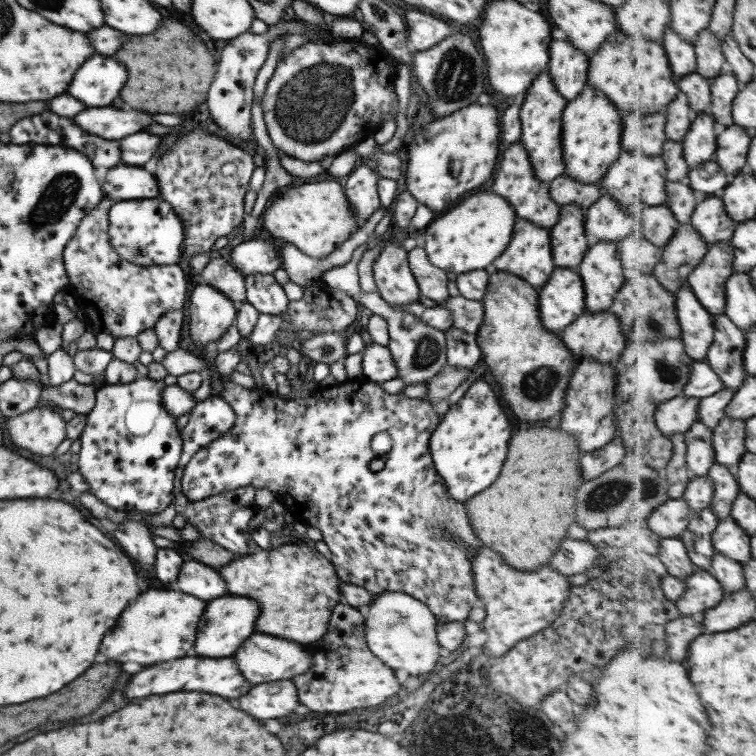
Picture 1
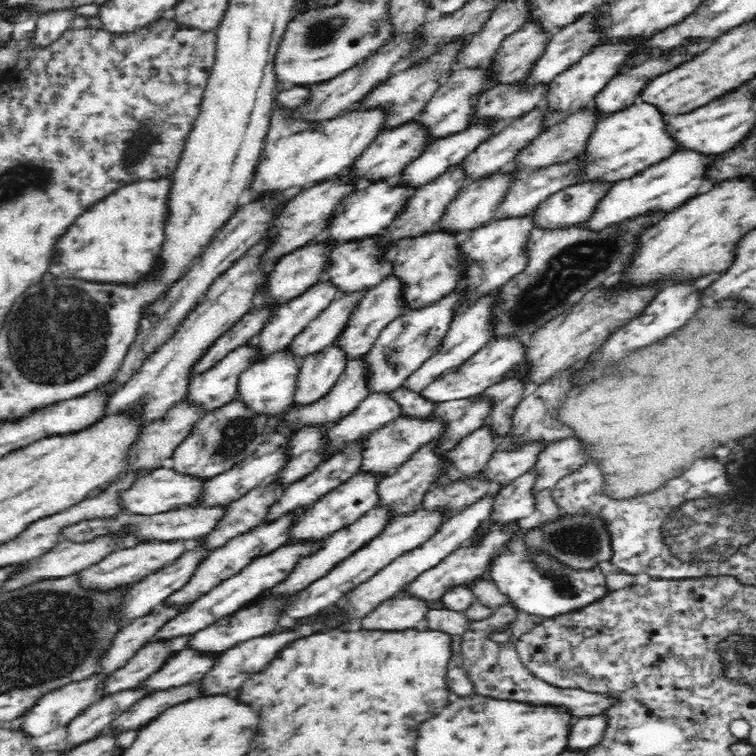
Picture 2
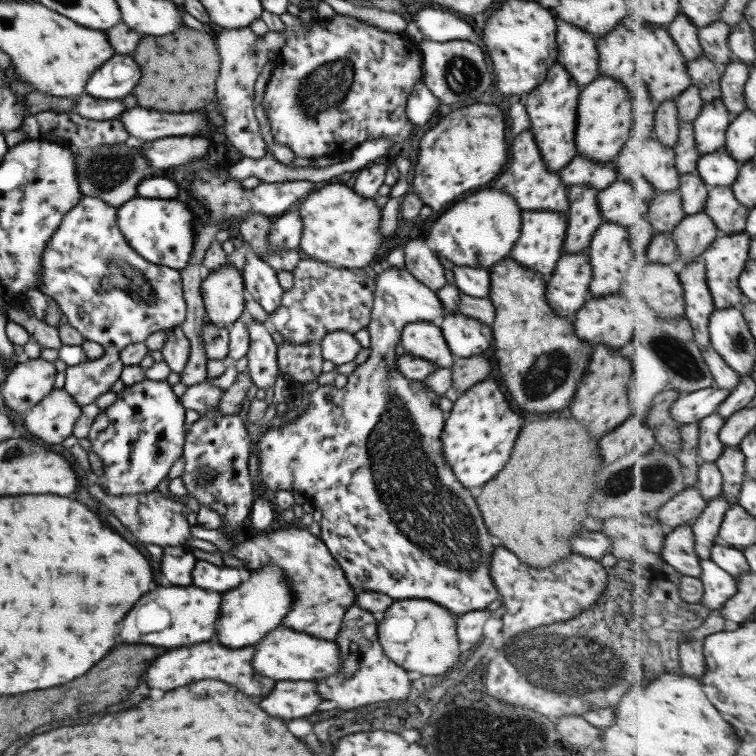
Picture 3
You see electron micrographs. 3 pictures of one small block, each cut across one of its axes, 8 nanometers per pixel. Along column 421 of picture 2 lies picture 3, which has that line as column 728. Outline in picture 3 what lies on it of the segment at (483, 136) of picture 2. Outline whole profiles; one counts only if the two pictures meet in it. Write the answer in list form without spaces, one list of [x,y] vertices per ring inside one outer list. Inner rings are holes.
[[[726,147],[713,154],[702,155],[699,159],[697,174],[711,188],[715,186],[732,186],[740,174],[741,163]]]

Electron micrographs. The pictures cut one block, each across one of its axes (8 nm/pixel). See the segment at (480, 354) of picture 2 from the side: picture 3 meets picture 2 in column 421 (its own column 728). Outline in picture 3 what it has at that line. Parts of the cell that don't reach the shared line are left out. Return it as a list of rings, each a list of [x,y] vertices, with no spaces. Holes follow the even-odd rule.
[[[717,386],[683,393],[673,405],[673,418],[681,425],[698,423],[703,418],[719,412],[721,403],[729,398],[731,390],[721,390]]]

